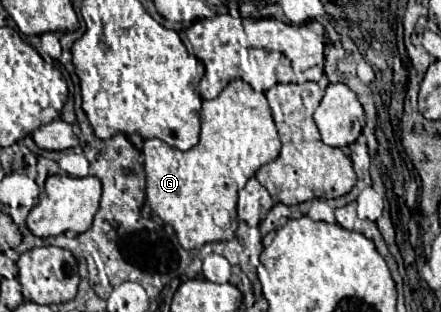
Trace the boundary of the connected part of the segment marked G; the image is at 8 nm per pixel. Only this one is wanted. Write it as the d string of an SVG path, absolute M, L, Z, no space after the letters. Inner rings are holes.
M242 79L230 81L216 99L202 101L200 117L200 141L190 151L178 151L160 139L146 139L142 147L146 173L146 201L152 207L154 215L158 215L164 223L174 227L178 241L184 249L200 249L206 243L234 239L238 229L236 201L240 189L244 189L246 181L252 179L262 165L274 161L280 155L280 139L270 115L268 101L264 93L256 93Z

